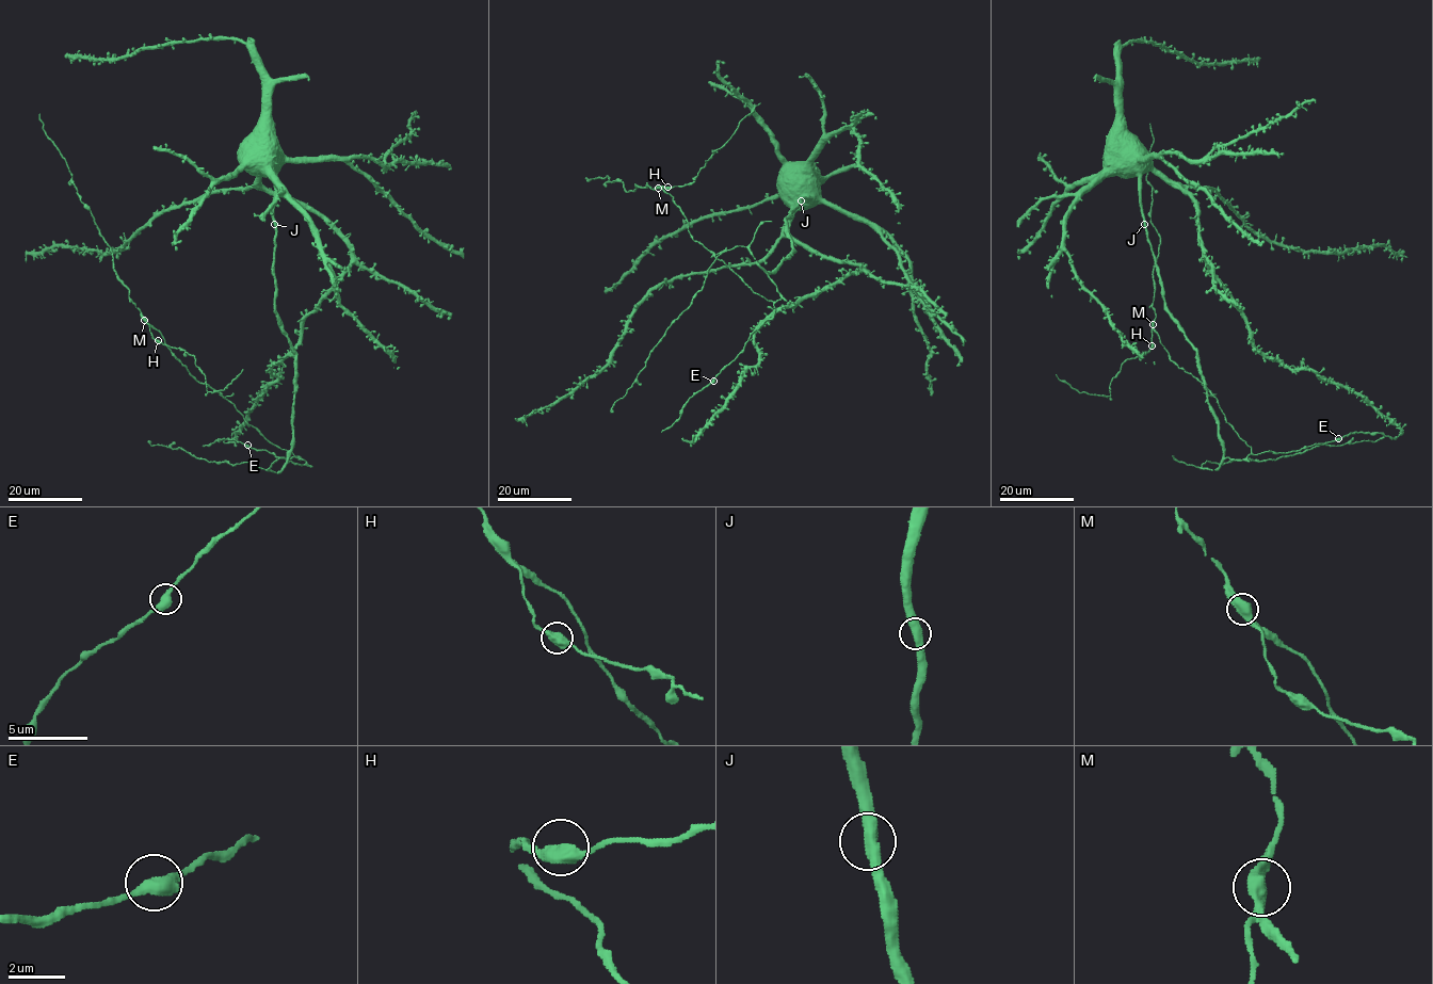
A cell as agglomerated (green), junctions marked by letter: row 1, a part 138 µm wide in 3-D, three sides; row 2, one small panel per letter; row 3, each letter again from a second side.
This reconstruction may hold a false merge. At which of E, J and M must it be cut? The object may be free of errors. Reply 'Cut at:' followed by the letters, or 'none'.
Cut at: M

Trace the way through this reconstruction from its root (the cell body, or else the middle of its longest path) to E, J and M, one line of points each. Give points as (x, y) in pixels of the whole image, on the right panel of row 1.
E: (1115, 154), (1139, 178), (1164, 309), (1196, 352), (1223, 455), (1242, 460), (1338, 438)
J: (1115, 154), (1139, 178), (1144, 224)
M: (1115, 154), (1139, 178), (1164, 309), (1196, 352), (1223, 455), (1245, 458), (1252, 449), (1154, 324)

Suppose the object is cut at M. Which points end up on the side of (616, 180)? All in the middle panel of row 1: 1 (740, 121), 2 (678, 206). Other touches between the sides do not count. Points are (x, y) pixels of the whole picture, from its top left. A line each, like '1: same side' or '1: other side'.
1: other side
2: same side

